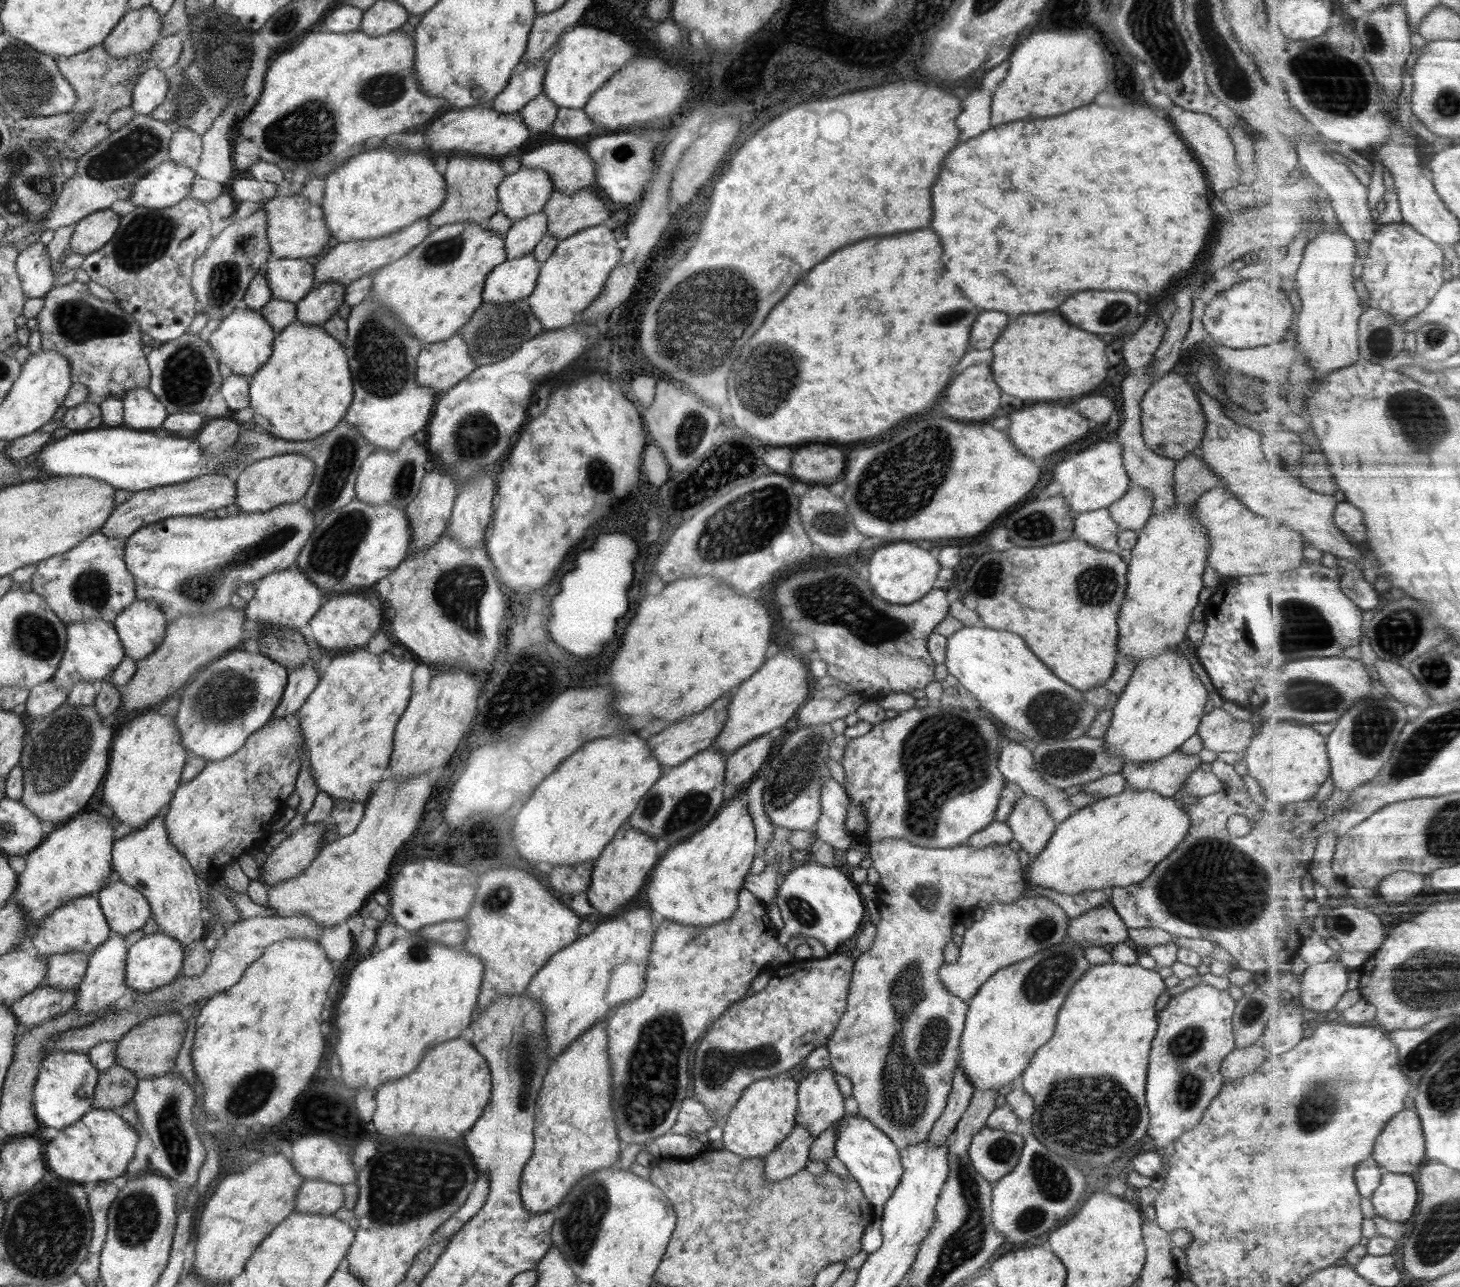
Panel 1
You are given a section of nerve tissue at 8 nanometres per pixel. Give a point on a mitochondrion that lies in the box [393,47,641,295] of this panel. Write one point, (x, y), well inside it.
(444, 251)

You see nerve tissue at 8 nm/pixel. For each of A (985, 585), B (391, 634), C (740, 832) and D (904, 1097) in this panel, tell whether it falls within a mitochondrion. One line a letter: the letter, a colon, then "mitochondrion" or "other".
A: mitochondrion
B: other
C: other
D: mitochondrion

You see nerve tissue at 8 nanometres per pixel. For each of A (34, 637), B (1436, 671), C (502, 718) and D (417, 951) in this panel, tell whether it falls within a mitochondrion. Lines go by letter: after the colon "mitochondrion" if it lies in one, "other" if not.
A: mitochondrion
B: mitochondrion
C: other
D: mitochondrion

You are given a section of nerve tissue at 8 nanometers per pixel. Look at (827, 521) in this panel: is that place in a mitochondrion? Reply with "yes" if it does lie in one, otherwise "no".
yes

